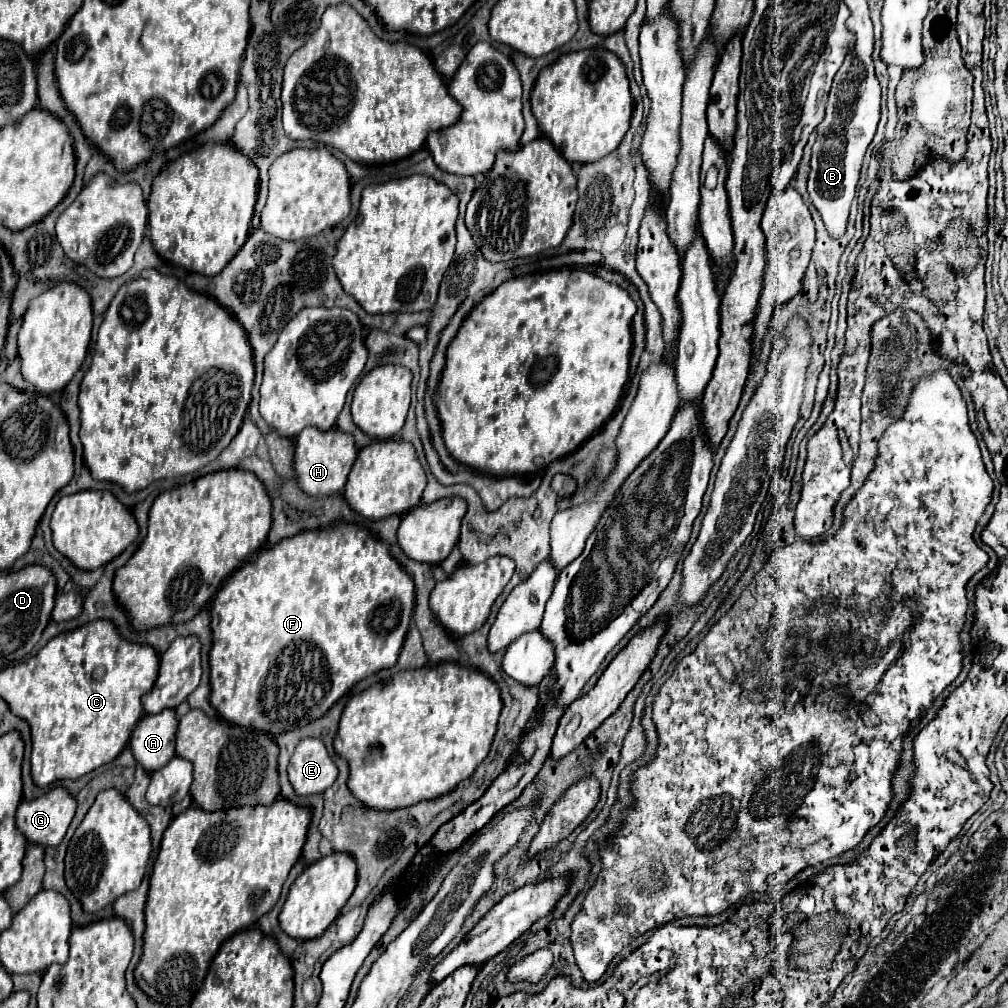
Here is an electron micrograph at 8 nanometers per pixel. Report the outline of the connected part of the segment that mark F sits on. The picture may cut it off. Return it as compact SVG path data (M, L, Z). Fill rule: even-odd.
M336 524L322 530L300 532L292 538L278 542L276 546L258 552L252 556L242 568L232 572L230 580L222 584L212 600L210 610L210 628L212 628L212 650L210 650L210 704L218 710L218 714L232 724L256 728L270 736L280 736L294 728L302 728L312 720L318 720L328 712L328 708L342 698L356 682L364 680L366 676L392 668L396 664L398 652L402 648L408 622L414 610L414 582L410 574L390 556L390 550L382 540L370 534L366 528L358 528L354 524Z

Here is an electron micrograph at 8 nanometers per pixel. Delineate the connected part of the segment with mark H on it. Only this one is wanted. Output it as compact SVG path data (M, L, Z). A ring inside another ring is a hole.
M314 426L304 428L296 440L294 440L294 476L298 480L298 486L308 496L332 496L340 494L344 490L346 478L350 474L350 468L356 460L356 446L354 438L346 432L340 432L338 428L332 430L318 430Z

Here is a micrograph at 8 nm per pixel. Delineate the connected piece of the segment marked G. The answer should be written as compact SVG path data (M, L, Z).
M52 788L34 800L22 800L16 812L18 830L44 848L58 846L74 818L76 800L66 788Z

